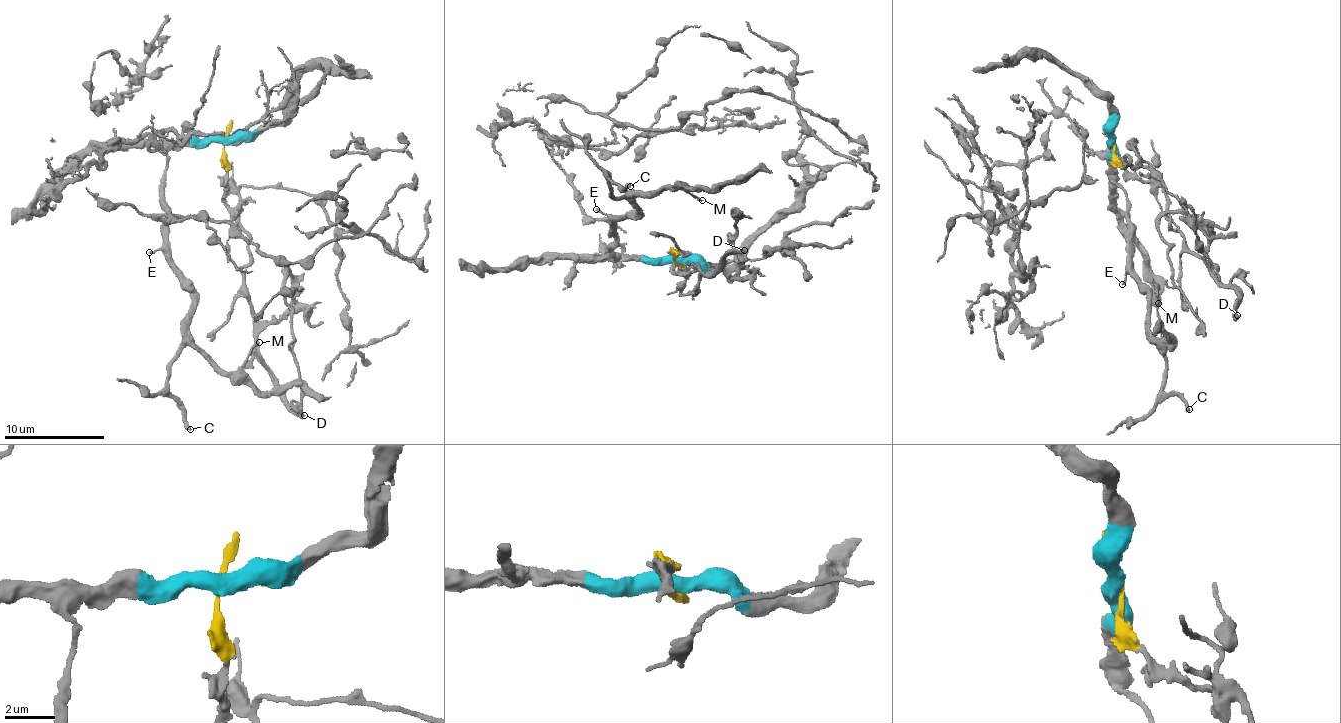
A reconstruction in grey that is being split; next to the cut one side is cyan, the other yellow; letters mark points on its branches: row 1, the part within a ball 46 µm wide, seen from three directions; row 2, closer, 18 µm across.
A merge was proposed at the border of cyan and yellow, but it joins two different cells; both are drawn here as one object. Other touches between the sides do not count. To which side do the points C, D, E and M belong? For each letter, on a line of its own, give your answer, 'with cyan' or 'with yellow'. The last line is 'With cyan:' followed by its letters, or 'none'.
C: with cyan
D: with yellow
E: with cyan
M: with cyan
With cyan: C, E, M

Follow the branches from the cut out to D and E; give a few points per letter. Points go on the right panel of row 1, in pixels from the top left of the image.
D: (1113, 140), (1115, 161), (1163, 187), (1183, 248), (1237, 293), (1236, 316)
E: (1113, 140), (1115, 183), (1127, 199), (1130, 263), (1123, 285)

